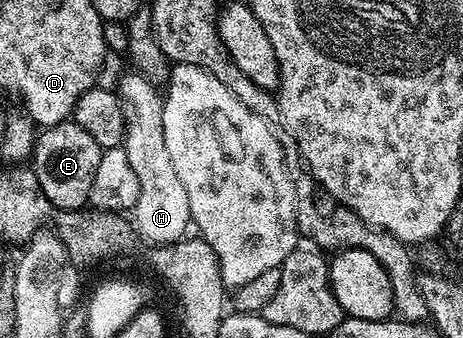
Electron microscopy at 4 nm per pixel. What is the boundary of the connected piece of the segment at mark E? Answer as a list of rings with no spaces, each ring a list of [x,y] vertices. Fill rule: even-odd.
[[[65,121],[53,127],[43,128],[37,134],[36,146],[32,148],[30,166],[38,177],[42,193],[60,213],[73,213],[88,203],[88,194],[98,170],[102,148],[82,125]]]

